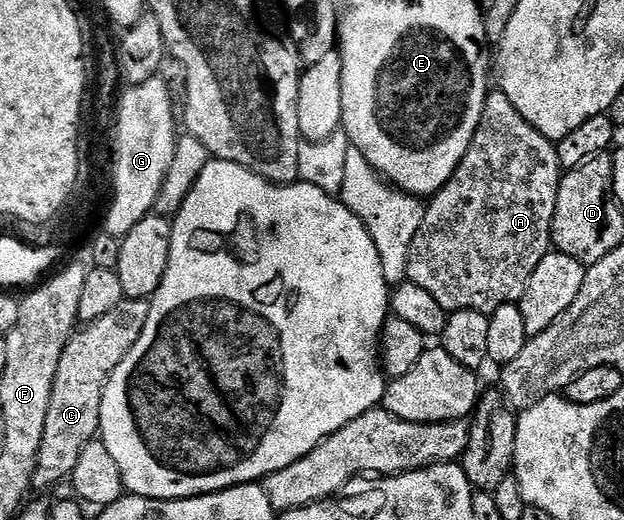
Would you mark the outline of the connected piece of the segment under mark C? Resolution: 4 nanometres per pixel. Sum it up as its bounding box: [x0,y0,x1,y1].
[31,298,150,491]

